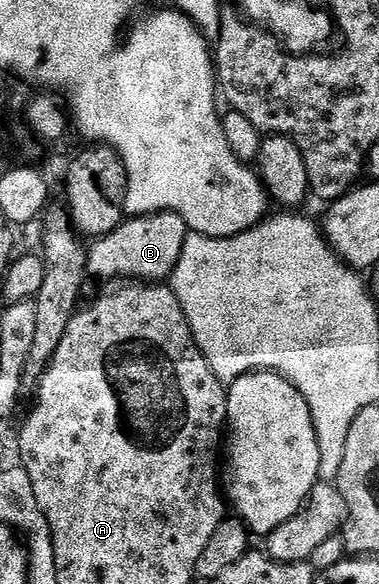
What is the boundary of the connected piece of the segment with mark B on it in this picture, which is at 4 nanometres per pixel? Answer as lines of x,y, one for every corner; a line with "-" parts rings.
176,213
128,216
109,235
90,242
87,250
88,274
92,278
100,277
103,281
118,282
120,279
130,279
135,283
166,282
181,259
181,251
188,236
187,221

